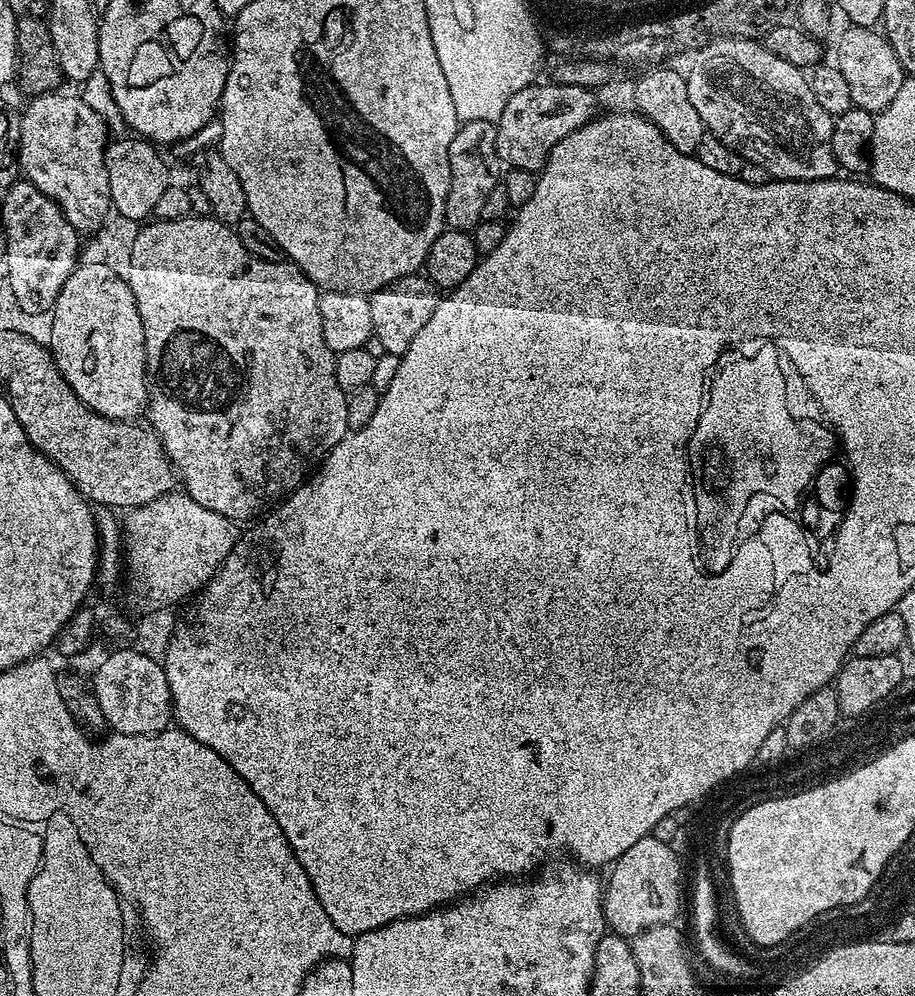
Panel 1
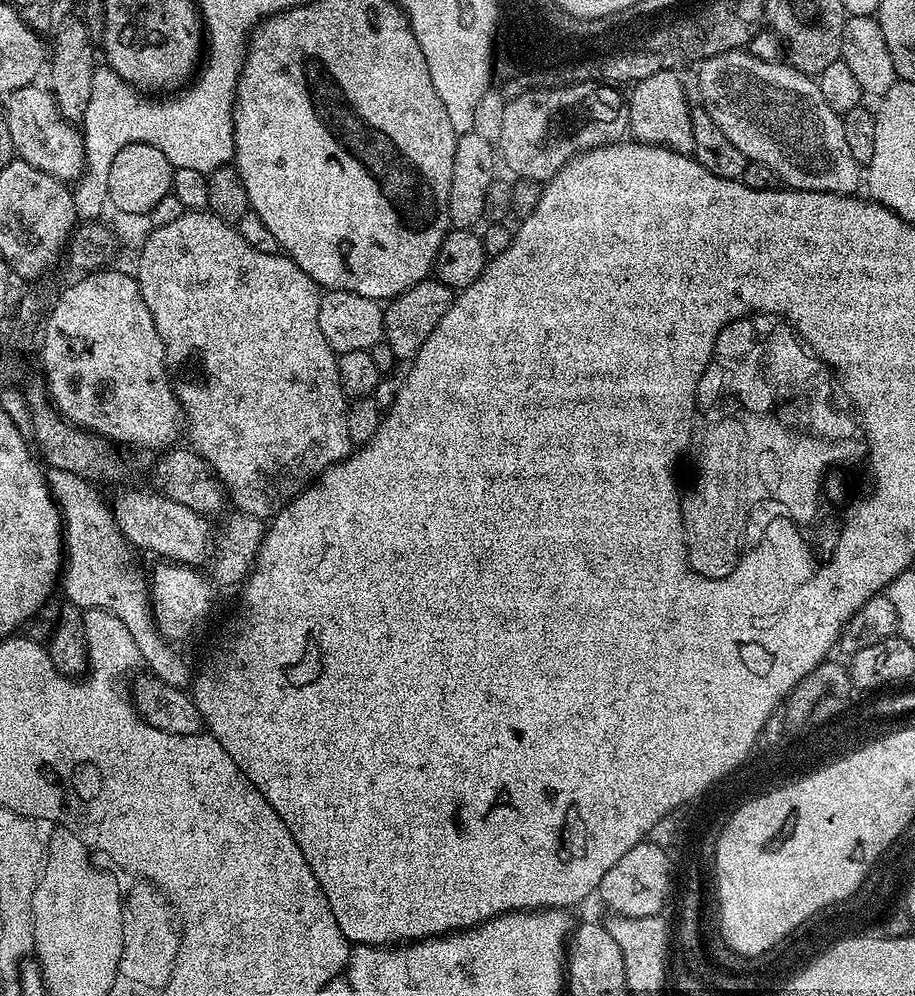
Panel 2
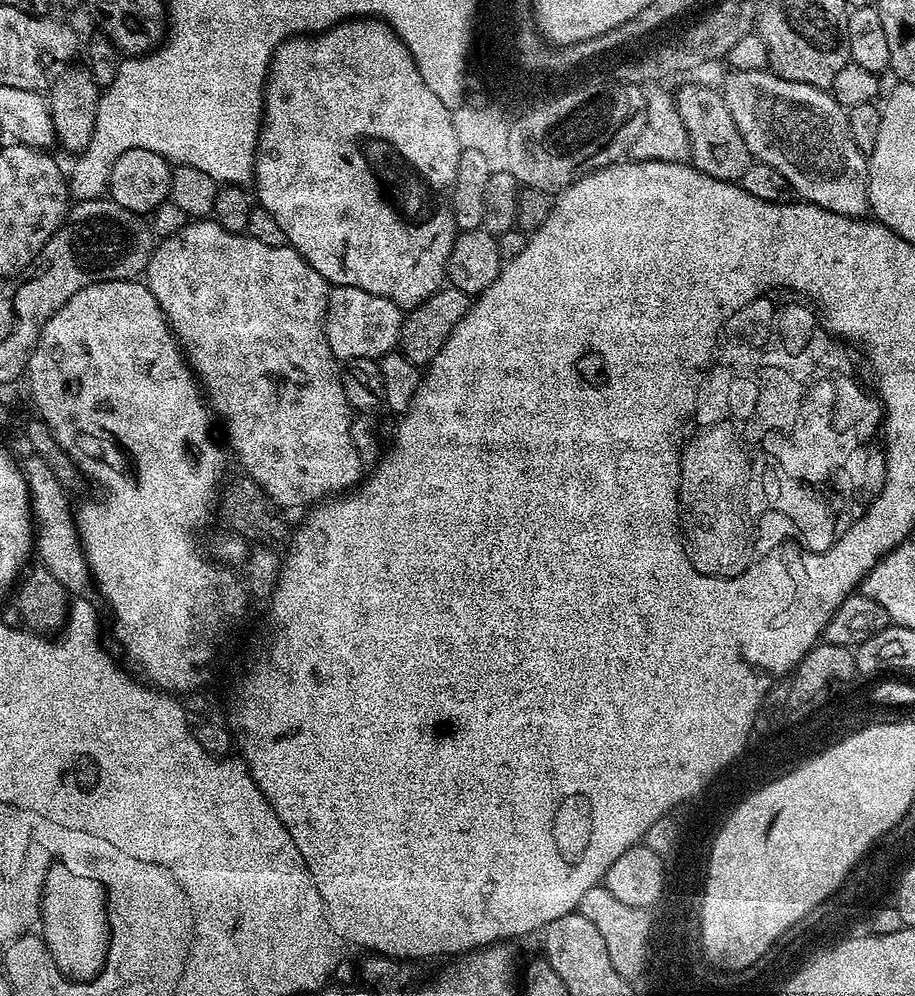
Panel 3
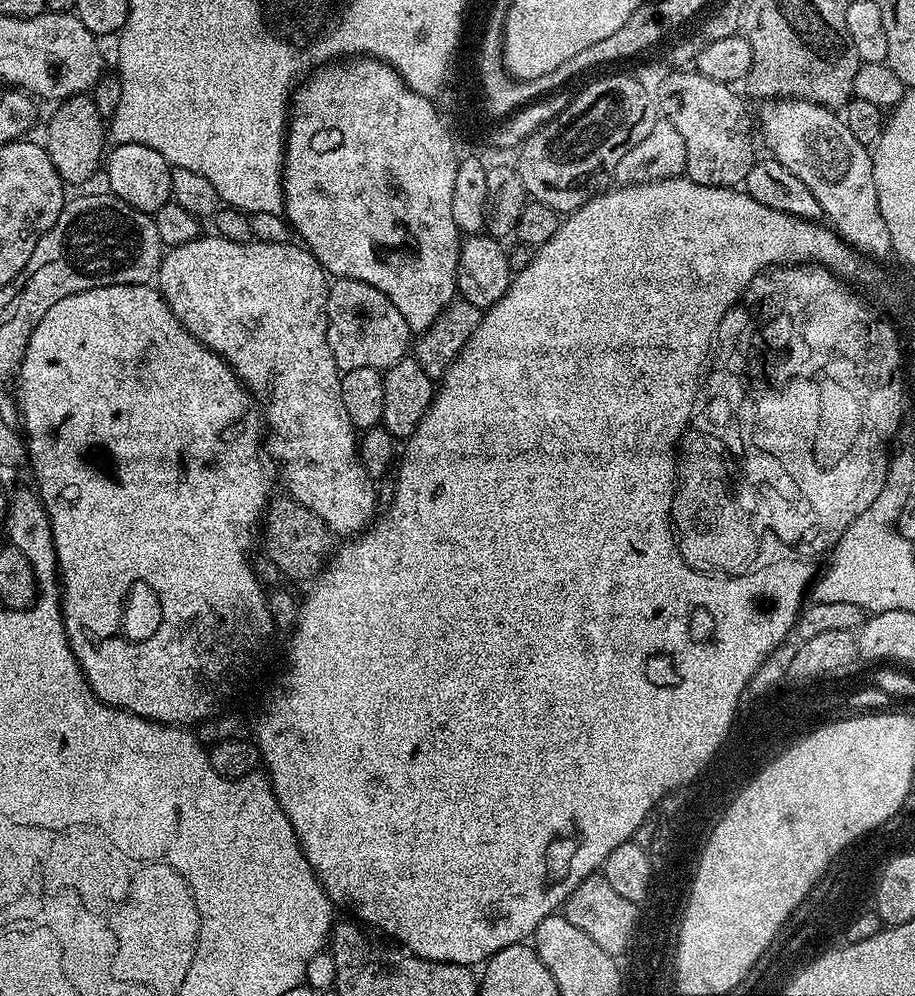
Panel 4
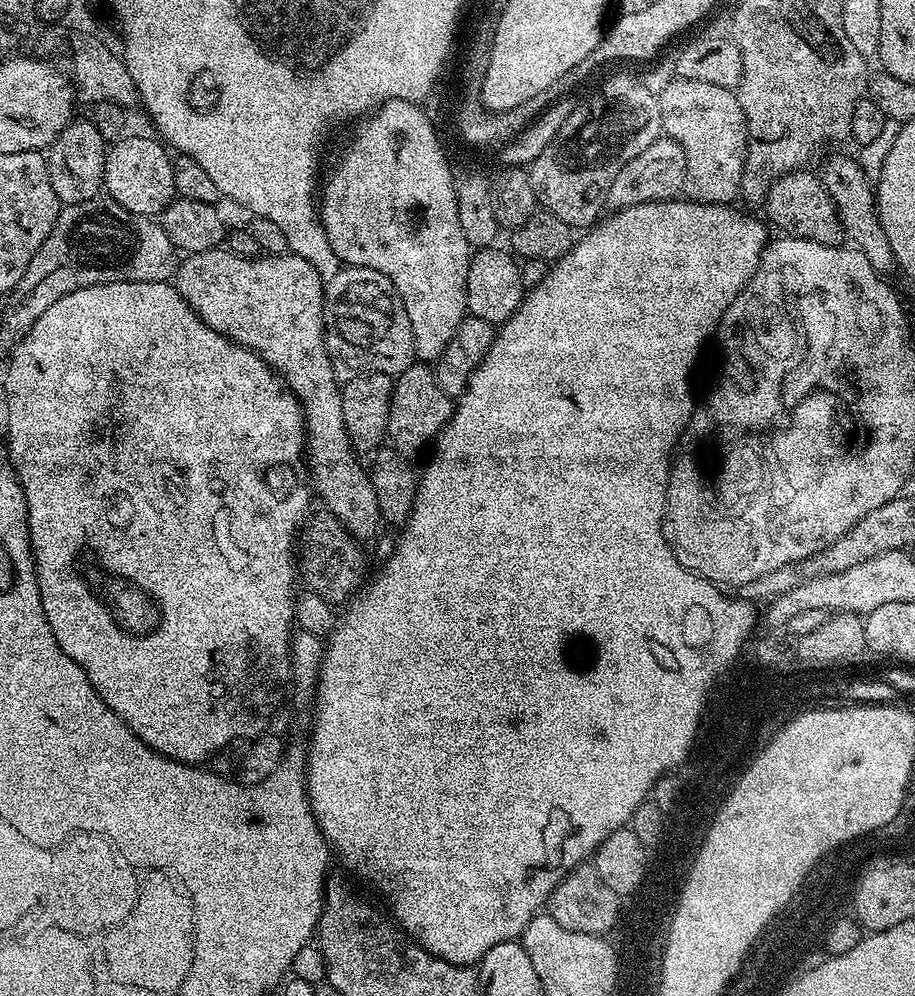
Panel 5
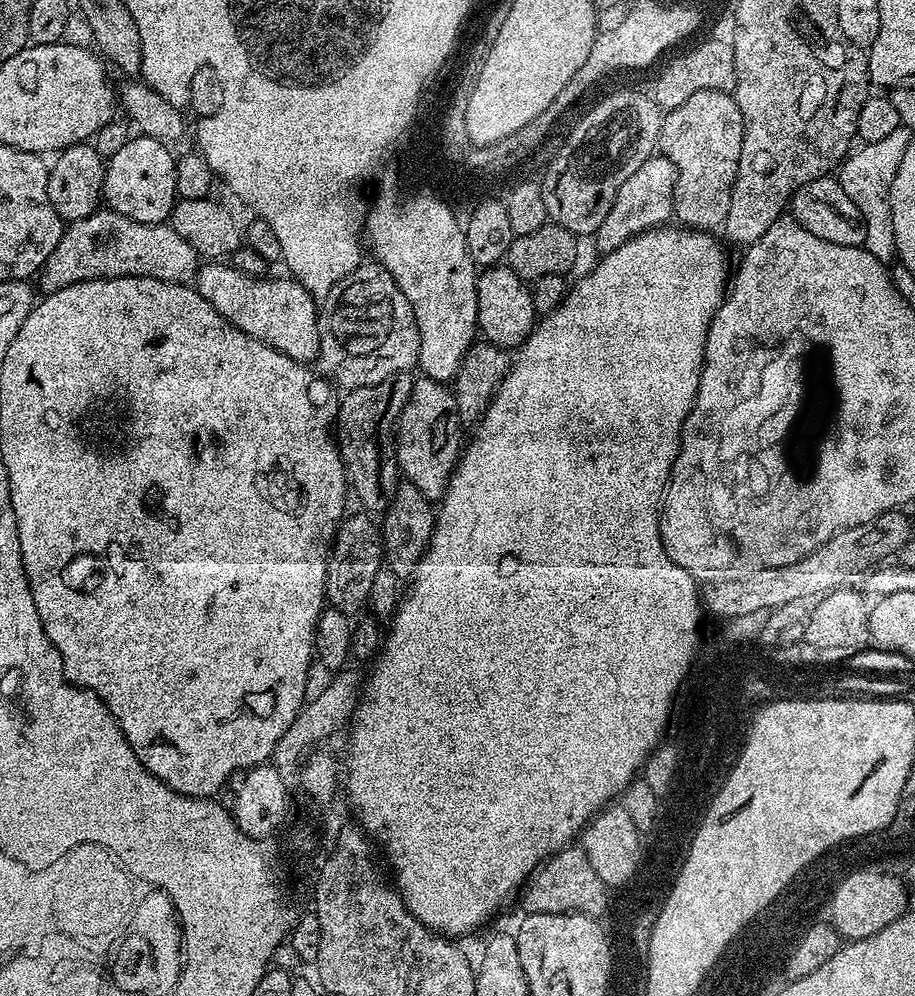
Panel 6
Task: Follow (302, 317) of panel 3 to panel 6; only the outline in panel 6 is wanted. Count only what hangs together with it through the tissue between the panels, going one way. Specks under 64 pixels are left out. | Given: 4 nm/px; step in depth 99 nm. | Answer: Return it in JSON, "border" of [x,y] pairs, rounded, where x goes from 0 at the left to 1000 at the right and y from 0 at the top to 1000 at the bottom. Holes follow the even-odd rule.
{"border":[[[227,263],[214,274],[214,292],[243,315],[260,331],[285,341],[299,351],[329,363],[341,363],[350,355],[350,323],[348,320],[348,301],[340,297],[327,281],[311,279],[297,281],[264,275],[256,271],[249,263]]]}

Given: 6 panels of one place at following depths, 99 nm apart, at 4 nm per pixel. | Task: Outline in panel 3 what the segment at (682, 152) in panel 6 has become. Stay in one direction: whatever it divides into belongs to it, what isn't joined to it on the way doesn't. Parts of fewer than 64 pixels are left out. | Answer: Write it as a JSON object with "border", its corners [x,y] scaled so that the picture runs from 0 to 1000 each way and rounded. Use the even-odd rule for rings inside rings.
{"border":[[[748,84],[743,89],[738,89],[737,95],[741,115],[750,127],[750,135],[754,135],[756,168],[767,175],[776,175],[776,179],[808,182],[817,169],[820,158],[815,143],[811,143],[811,135],[807,135],[807,127],[802,127],[802,118],[798,118],[790,91],[774,84]]]}

